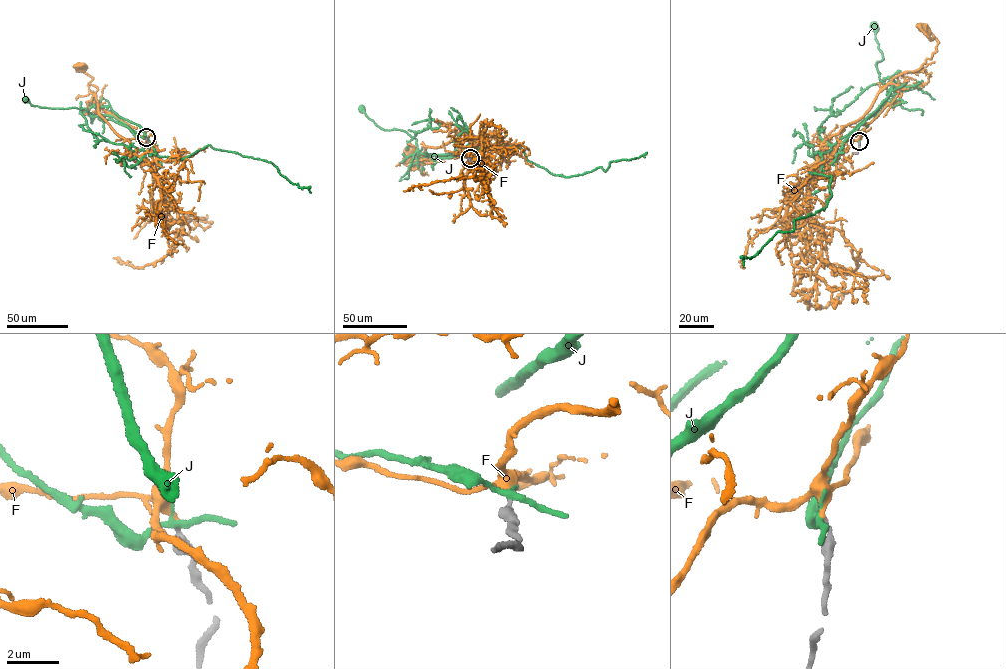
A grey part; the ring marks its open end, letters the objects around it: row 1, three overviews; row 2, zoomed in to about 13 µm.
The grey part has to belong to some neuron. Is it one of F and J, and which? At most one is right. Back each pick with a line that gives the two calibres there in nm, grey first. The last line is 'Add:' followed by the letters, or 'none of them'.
F: 220 nm thick on the grey side, 200 nm on the other
Add: F

